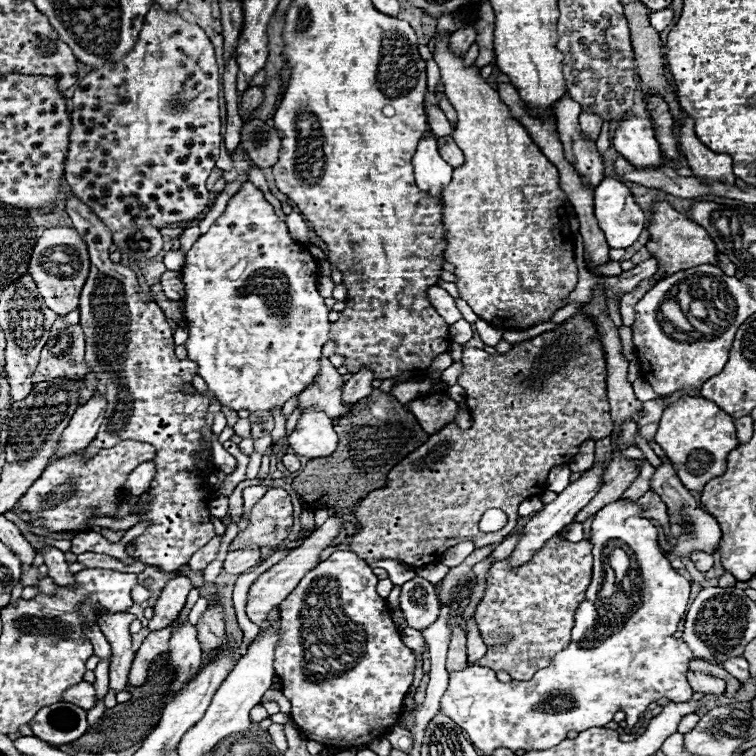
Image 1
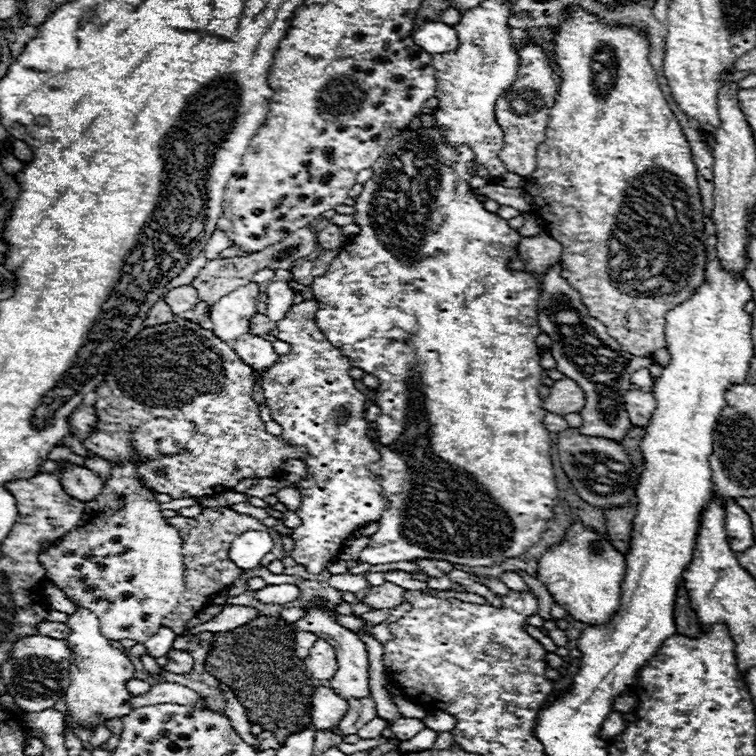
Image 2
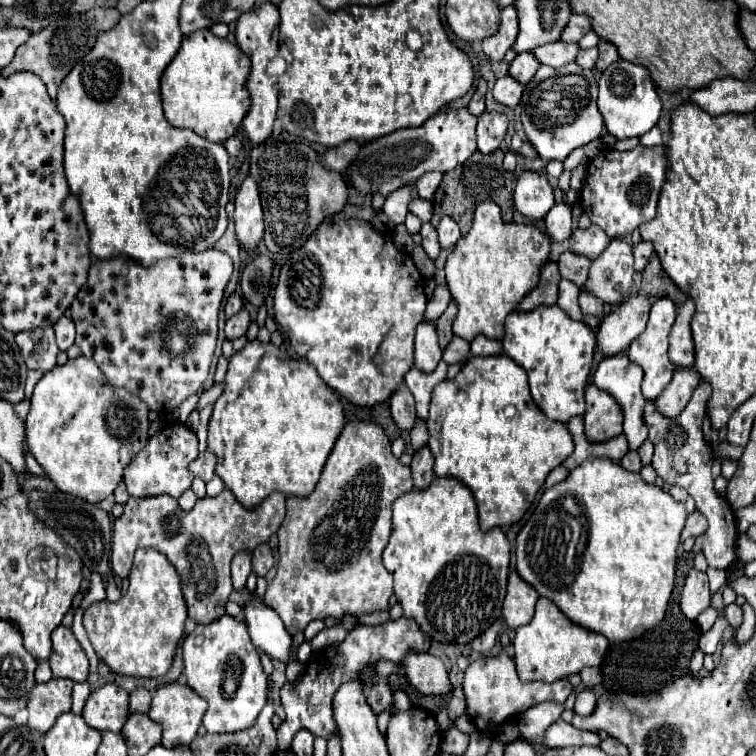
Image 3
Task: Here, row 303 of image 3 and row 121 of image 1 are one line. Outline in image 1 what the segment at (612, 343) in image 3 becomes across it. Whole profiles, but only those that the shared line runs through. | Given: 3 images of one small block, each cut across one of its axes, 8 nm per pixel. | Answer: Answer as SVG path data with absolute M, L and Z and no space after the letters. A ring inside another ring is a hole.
M630 116L618 124L612 146L634 168L658 168L662 166L660 144L654 138L652 122L646 118Z

